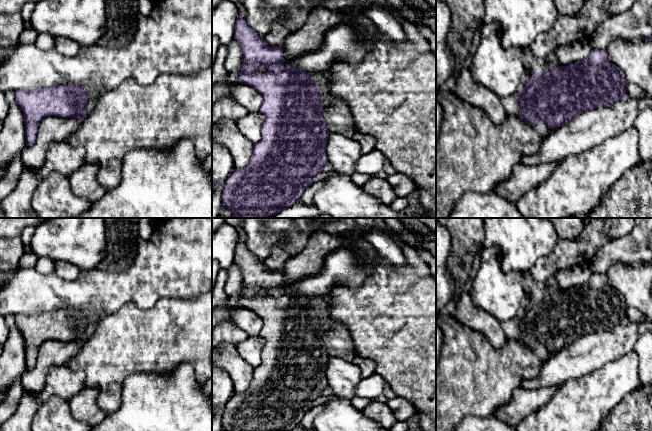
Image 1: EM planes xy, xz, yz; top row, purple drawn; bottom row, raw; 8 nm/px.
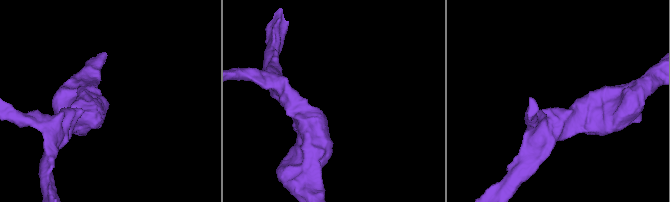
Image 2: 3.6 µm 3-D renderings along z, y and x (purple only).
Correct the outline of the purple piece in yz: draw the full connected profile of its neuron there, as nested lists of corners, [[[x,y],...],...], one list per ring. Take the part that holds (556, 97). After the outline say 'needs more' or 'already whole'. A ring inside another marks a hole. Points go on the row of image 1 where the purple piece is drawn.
[[[592,49],[589,56],[579,62],[558,66],[548,72],[539,71],[520,84],[515,93],[520,105],[519,117],[531,126],[543,122],[548,129],[558,128],[575,117],[599,106],[628,99],[629,82],[624,73],[607,58],[606,49]]]; needs more

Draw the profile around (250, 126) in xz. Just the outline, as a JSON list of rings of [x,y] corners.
[[[261,112],[249,113],[247,116],[237,121],[238,129],[244,136],[255,144],[262,138],[261,130],[265,118],[265,115]]]

